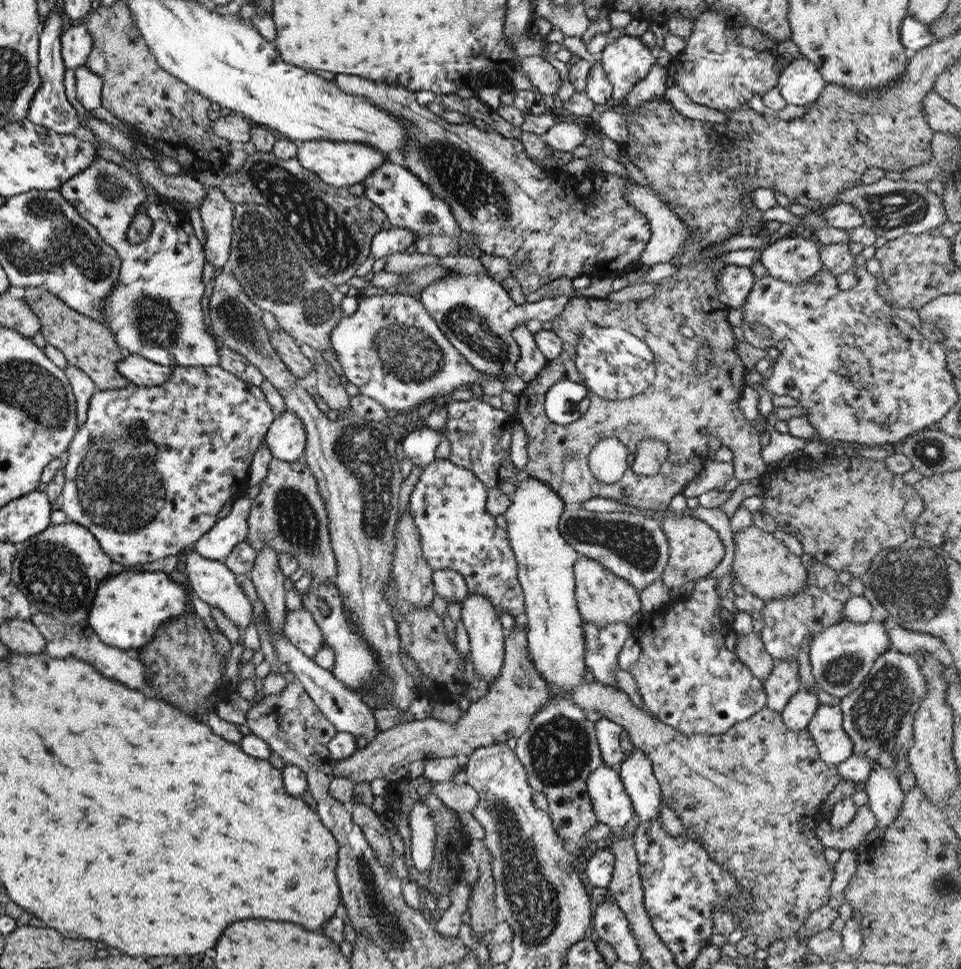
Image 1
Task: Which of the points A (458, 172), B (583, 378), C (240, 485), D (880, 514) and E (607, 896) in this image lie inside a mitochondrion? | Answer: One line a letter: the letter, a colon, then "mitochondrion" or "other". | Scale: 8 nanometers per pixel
A: mitochondrion
B: other
C: other
D: other
E: other

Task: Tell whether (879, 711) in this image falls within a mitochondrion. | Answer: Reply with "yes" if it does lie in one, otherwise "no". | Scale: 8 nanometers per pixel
yes

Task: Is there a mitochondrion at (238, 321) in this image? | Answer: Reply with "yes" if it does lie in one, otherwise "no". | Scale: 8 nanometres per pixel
yes

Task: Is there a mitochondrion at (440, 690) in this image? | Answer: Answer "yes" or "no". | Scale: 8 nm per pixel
no

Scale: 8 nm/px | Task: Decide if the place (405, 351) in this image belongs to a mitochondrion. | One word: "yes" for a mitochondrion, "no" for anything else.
yes

